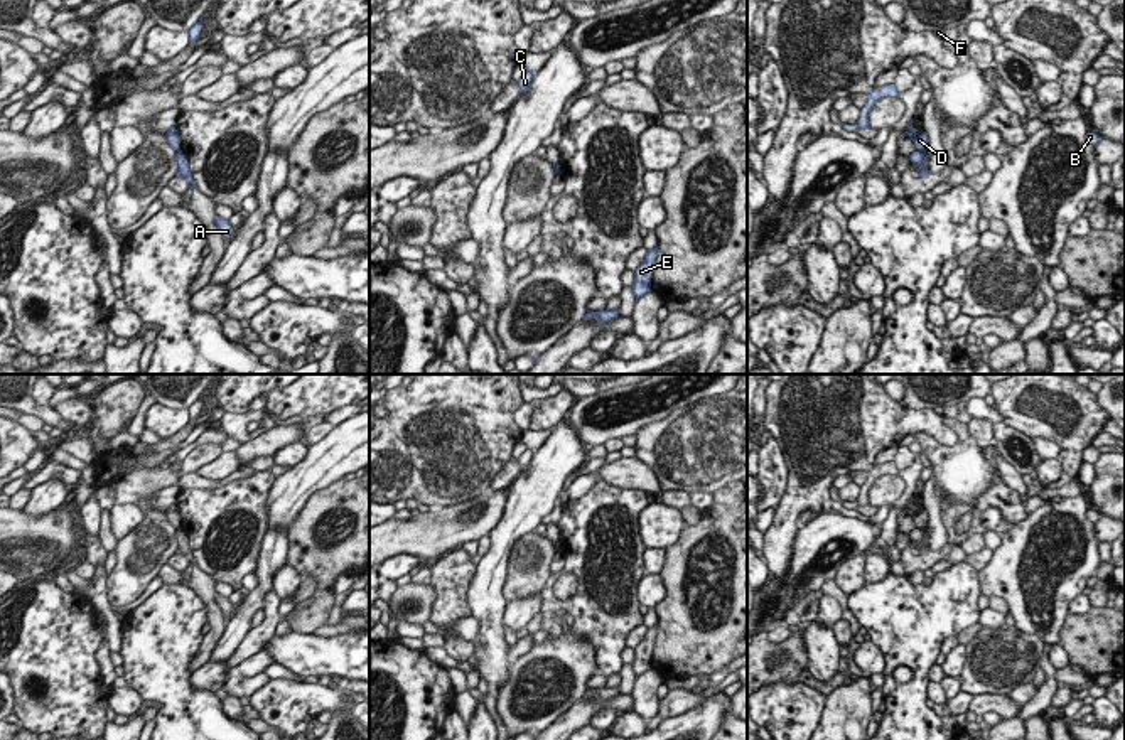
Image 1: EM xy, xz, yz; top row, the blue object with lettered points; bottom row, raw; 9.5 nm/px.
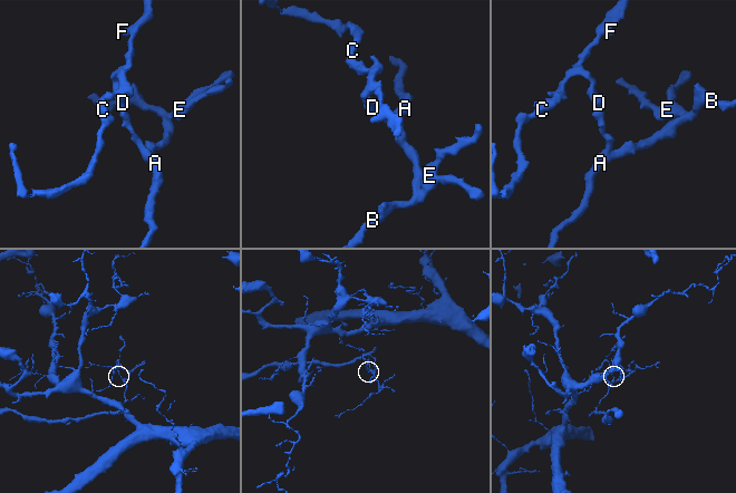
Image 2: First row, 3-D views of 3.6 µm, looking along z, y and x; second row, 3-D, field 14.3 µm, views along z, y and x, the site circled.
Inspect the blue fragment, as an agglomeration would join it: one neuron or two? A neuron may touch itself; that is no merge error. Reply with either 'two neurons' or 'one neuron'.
two neurons

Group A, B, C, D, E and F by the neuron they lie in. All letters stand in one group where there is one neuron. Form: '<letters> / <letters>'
A B E / C D F

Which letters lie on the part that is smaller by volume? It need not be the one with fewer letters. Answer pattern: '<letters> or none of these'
A, B, E

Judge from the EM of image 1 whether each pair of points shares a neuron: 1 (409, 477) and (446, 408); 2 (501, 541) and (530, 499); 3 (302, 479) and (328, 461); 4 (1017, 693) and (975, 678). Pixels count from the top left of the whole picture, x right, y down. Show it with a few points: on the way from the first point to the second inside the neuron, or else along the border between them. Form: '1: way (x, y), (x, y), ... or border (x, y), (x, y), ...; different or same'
1: way (417, 461), (446, 432), (446, 425); same
2: way (506, 531), (525, 509); same
3: way (309, 476), (321, 467); same
4: border (1031, 681), (1016, 685), (1006, 695); different

